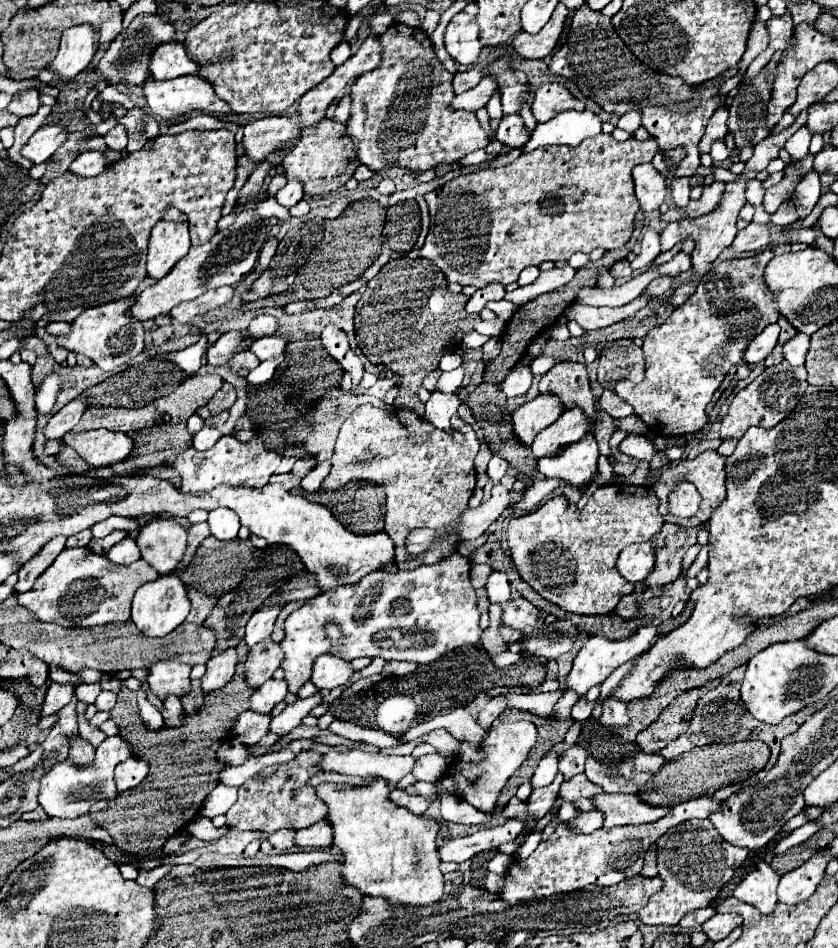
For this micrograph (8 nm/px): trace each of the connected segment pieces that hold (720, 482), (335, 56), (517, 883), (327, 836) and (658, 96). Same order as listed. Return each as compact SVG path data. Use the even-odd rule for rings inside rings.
M703 451L703 453L697 455L693 461L681 459L681 461L675 461L675 463L671 463L671 465L663 467L663 473L661 473L659 481L653 485L653 491L655 491L655 495L657 495L659 503L661 503L661 505L659 505L659 513L661 513L661 517L663 517L664 521L683 527L697 527L697 525L705 523L705 521L711 517L711 511L714 511L715 507L725 499L725 461L727 461L727 457L719 455L717 451ZM685 479L689 479L693 485L697 485L697 491L701 493L703 501L701 501L701 507L699 507L699 511L697 511L695 515L689 518L679 518L667 513L667 493L673 489L673 485L675 485L677 481L685 481Z
M342 41L331 52L331 61L335 66L343 64L349 57L351 57L351 48L348 42Z
M709 797L691 799L687 803L679 803L669 809L661 821L645 823L645 825L625 825L617 829L597 829L591 835L575 835L567 829L557 829L547 841L541 841L539 847L533 851L529 859L513 861L505 875L505 889L501 891L501 899L505 899L509 905L549 897L553 893L565 893L565 891L577 891L585 885L615 885L623 879L629 879L633 875L639 875L643 867L643 855L651 843L663 833L667 833L671 827L689 821L689 819L705 819L709 813L717 811L721 801L713 801ZM549 855L549 857L547 857ZM593 867L603 867L603 875L593 873Z
M317 821L315 825L297 831L295 843L299 847L315 847L315 849L325 849L333 845L333 827L329 821Z
M587 3L573 11L569 25L561 37L561 45L551 57L549 71L573 81L587 99L595 101L607 113L621 117L623 113L633 109L641 111L643 127L655 137L663 151L681 145L687 149L687 157L677 165L675 175L695 175L695 167L699 167L697 143L703 137L705 125L713 111L725 105L725 97L719 97L717 85L691 87L679 77L669 77L665 73L649 69L621 41L611 25L611 17L603 15L601 11L589 9Z

